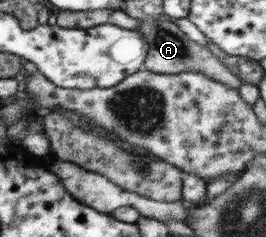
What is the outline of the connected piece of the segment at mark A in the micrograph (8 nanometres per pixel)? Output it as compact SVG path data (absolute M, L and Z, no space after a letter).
M147 16L137 28L143 39L148 43L148 56L143 62L146 70L158 74L178 74L183 72L201 72L216 82L239 89L242 82L216 55L204 45L192 41L174 22L162 20L161 16Z

